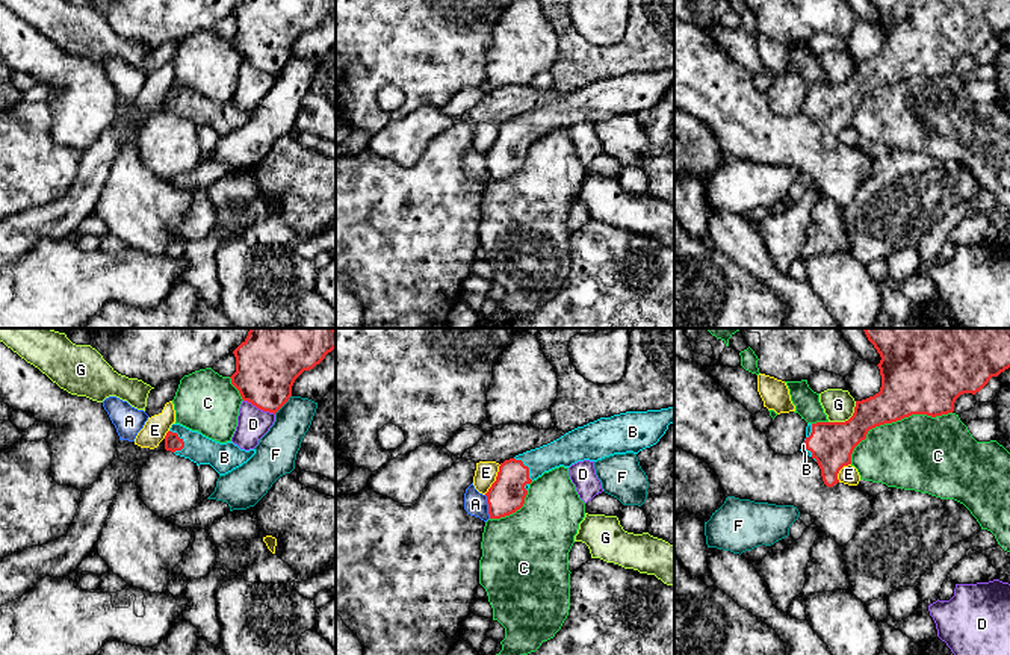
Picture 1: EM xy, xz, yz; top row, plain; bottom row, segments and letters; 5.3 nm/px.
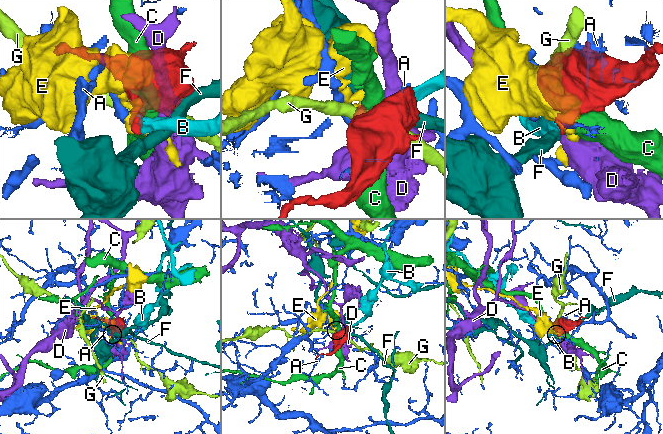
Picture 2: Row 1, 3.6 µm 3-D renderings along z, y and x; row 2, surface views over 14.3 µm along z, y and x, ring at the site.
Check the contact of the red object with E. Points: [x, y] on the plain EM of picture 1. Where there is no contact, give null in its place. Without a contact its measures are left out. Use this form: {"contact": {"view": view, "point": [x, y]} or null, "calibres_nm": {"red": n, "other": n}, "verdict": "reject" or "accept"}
{"contact": {"view": "xz", "point": [496, 141]}, "calibres_nm": {"red": 190, "other": 120}, "verdict": "reject"}

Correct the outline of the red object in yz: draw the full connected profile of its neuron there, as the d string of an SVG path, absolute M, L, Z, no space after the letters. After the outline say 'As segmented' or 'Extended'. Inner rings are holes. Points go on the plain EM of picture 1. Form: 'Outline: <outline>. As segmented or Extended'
Outline: M868 0L881 21L880 53L856 62L853 77L845 83L807 85L801 110L812 118L827 148L839 144L838 135L851 126L854 109L866 100L869 91L901 82L912 76L931 79L954 73L956 61L963 54L975 56L992 38L1010 29L1010 0Z. Extended

